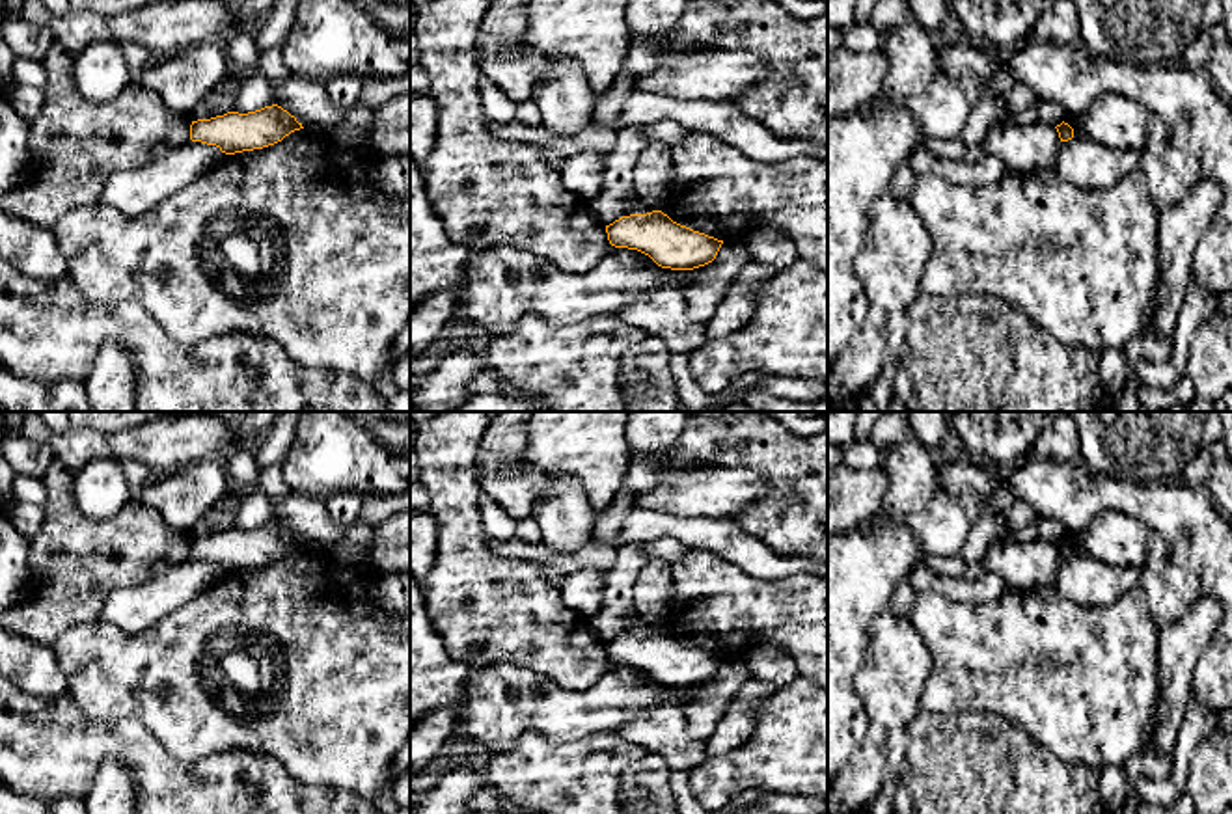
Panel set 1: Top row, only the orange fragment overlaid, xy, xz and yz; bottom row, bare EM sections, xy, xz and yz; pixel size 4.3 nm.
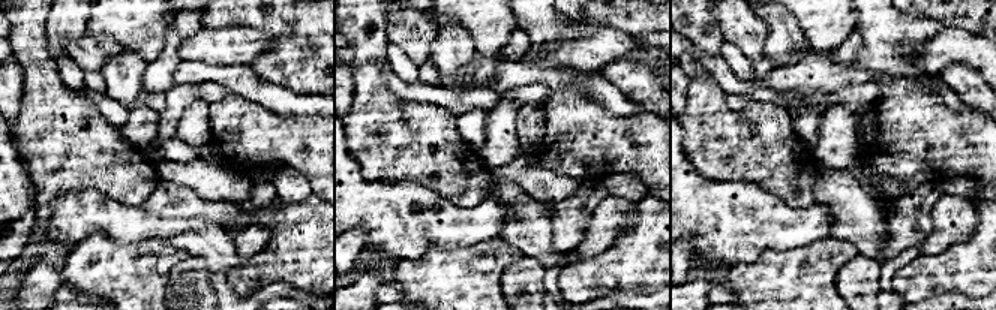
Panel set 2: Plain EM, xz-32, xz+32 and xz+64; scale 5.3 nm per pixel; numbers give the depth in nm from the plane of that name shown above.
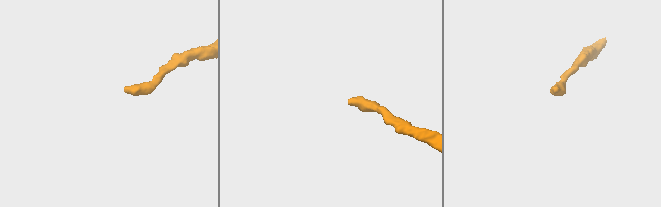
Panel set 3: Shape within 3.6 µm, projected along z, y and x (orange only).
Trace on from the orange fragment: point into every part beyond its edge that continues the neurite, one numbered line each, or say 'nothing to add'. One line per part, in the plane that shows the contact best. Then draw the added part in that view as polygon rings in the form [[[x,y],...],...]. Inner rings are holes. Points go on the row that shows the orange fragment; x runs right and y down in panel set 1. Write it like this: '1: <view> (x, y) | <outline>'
nothing to add

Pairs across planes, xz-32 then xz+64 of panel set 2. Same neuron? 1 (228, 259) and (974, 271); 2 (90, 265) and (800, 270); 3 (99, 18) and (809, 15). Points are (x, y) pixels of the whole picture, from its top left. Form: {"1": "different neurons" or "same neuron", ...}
{"1": "different neurons", "2": "same neuron", "3": "same neuron"}

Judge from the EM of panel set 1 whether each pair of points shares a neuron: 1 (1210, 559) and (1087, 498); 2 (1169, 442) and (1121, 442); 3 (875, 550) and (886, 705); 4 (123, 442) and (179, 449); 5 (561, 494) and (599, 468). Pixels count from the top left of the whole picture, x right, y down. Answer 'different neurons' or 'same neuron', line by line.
1: same neuron
2: same neuron
3: different neurons
4: same neuron
5: different neurons

